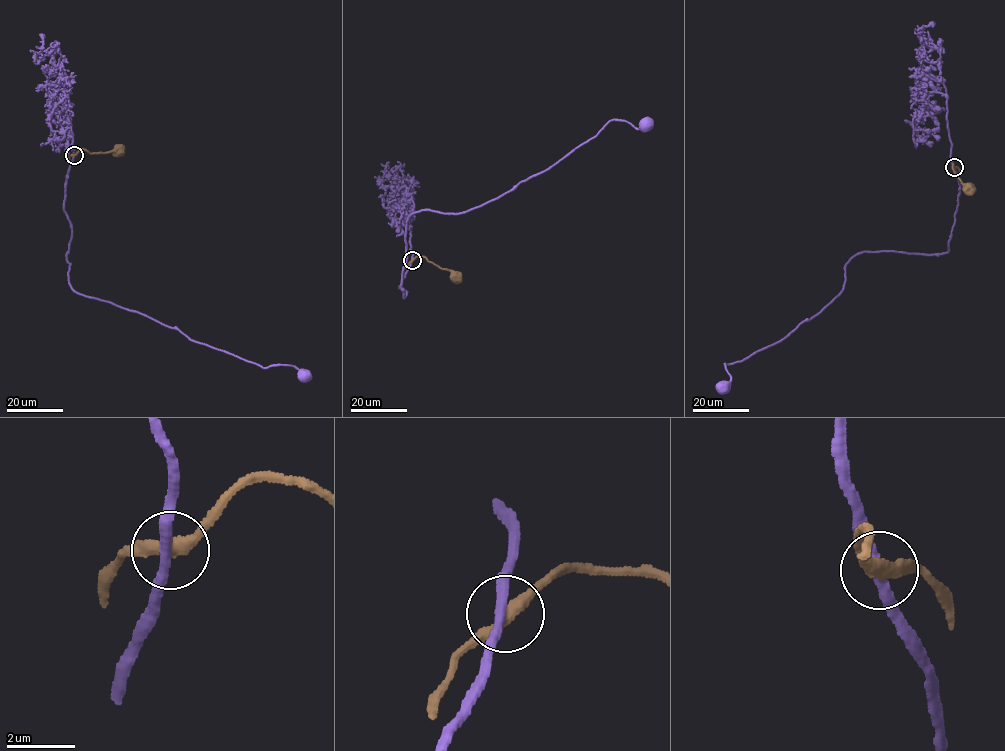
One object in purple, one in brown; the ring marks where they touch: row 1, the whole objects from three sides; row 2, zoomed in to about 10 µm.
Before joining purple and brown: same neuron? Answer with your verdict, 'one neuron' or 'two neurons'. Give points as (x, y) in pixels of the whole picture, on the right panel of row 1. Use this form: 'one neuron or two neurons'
two neurons

